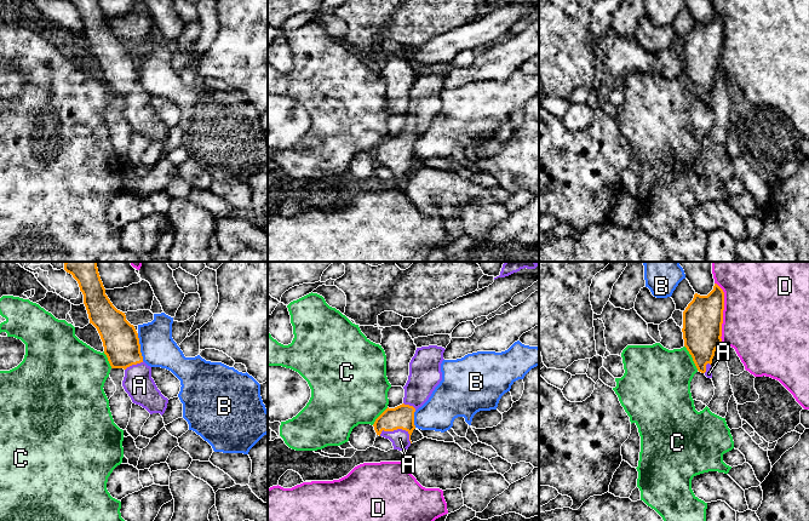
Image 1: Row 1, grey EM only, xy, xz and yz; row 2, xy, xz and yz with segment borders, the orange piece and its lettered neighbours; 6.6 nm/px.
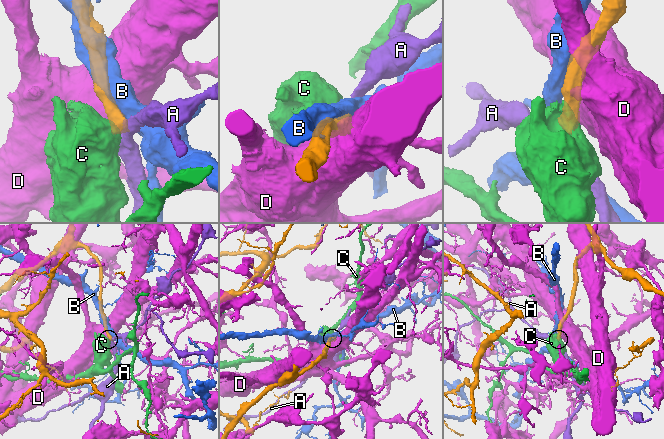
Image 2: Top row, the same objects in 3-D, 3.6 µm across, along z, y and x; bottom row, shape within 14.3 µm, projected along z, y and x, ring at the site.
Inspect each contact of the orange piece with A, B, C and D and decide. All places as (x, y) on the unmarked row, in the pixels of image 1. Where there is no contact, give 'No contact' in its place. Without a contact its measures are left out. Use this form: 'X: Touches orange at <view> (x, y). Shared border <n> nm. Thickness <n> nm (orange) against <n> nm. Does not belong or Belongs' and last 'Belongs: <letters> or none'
A: Touches orange at xz (397, 156). Shared border 220 nm. Thickness 160 nm (orange) against 120 nm. Belongs
B: Touches orange at xy (139, 75). Shared border 190 nm. Thickness 240 nm (orange) against 240 nm. Does not belong
C: Touches orange at yz (692, 85). Shared border 190 nm. Thickness 260 nm (orange) against 380 nm. Does not belong
D: Touches orange at yz (722, 41). Shared border 400 nm. Thickness 260 nm (orange) against 480 nm. Does not belong
Belongs: A

